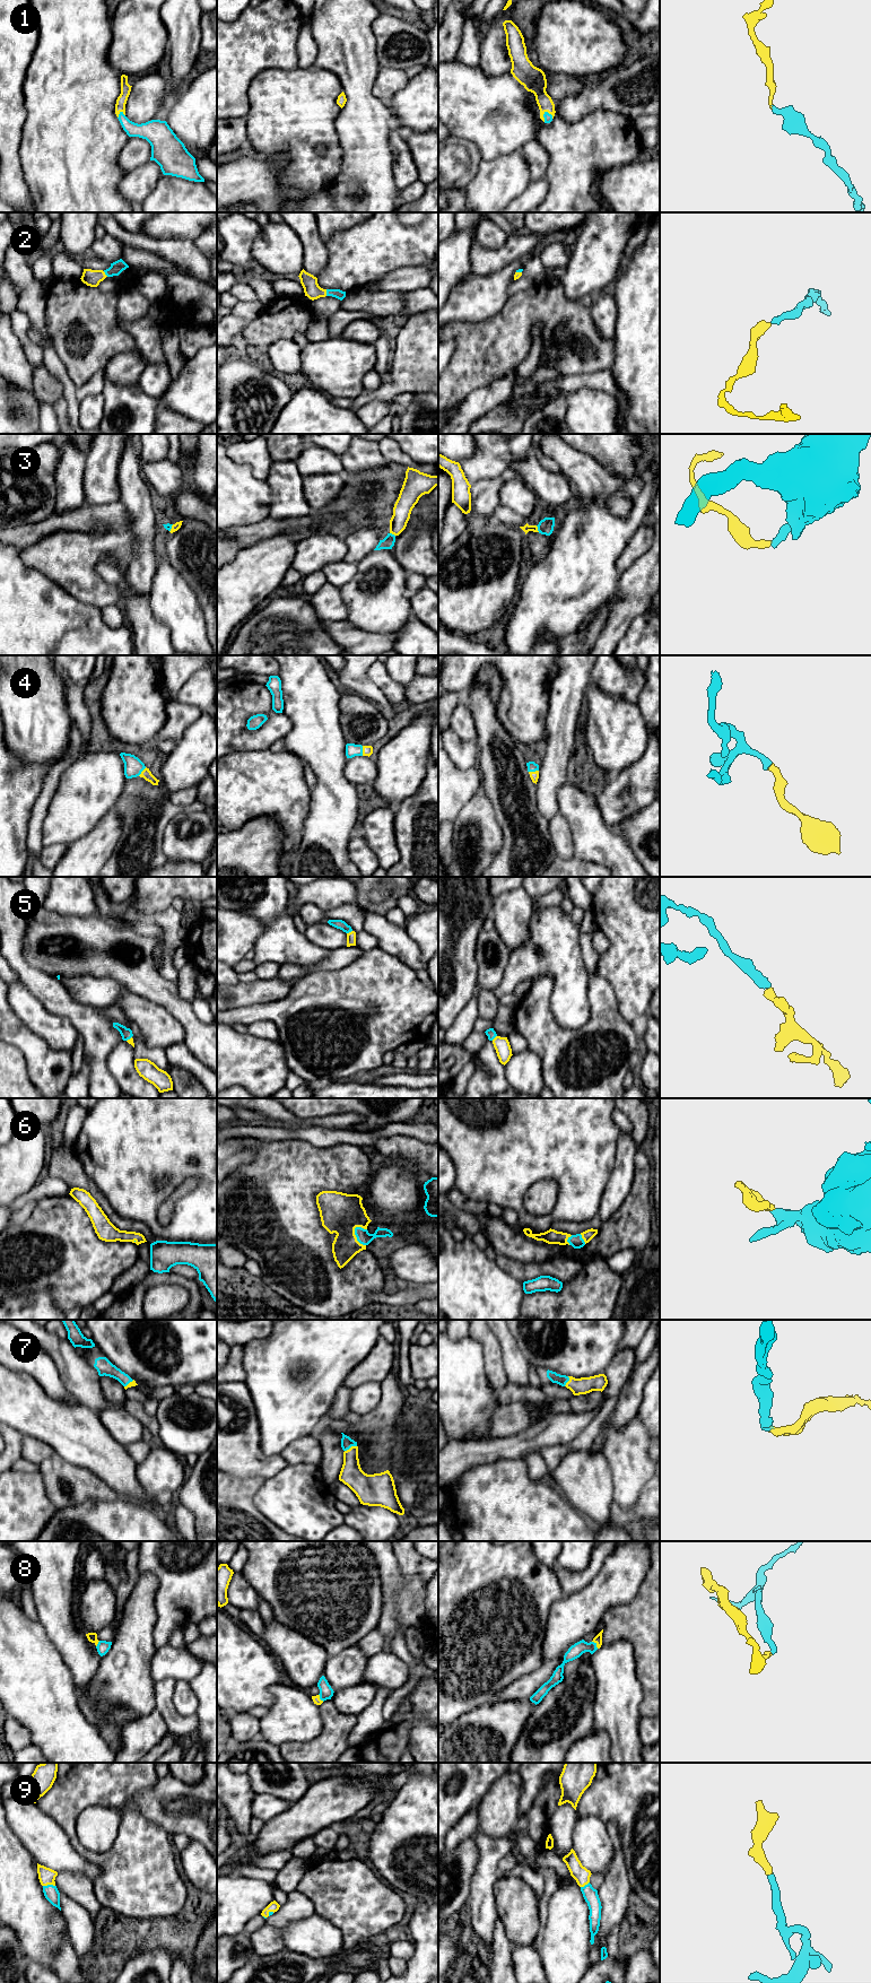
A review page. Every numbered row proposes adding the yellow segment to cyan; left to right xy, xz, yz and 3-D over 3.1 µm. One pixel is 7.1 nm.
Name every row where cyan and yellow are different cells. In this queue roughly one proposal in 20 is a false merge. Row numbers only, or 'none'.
none

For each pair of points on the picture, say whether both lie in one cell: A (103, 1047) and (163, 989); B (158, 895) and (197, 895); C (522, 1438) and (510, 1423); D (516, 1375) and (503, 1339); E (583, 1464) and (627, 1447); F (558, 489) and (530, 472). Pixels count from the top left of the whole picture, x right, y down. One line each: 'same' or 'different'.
A: different
B: same
C: different
D: same
E: different
F: same

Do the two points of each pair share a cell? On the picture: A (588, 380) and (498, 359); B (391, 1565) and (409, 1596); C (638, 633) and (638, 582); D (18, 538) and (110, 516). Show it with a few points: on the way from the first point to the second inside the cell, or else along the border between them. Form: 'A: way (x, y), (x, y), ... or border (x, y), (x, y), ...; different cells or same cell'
A: border (595, 372), (564, 376); different cells
B: way (391, 1573), (391, 1577), (401, 1588); same cell
C: border (645, 610), (634, 618), (623, 636); different cells
D: way (41, 529), (57, 521), (87, 518); same cell

